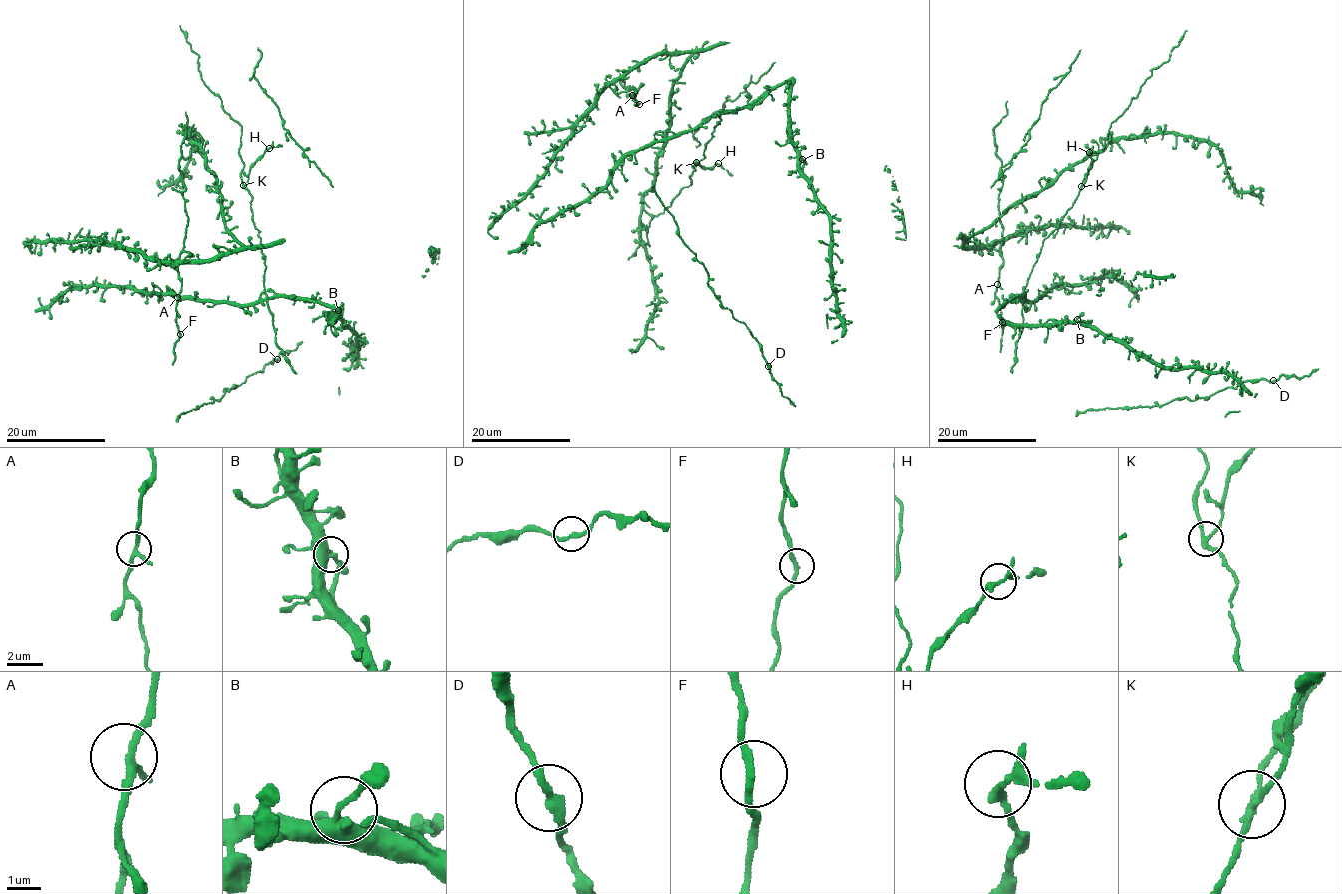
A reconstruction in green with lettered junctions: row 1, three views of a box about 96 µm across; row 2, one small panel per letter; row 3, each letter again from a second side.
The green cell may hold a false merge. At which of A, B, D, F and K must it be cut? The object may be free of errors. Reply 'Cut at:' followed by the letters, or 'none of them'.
Cut at: K

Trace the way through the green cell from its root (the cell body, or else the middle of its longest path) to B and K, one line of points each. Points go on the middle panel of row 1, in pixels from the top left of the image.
B: (739, 108), (750, 105), (792, 79), (789, 141), (802, 159)
K: (739, 108), (719, 114), (720, 122), (706, 143), (704, 158), (695, 162)

